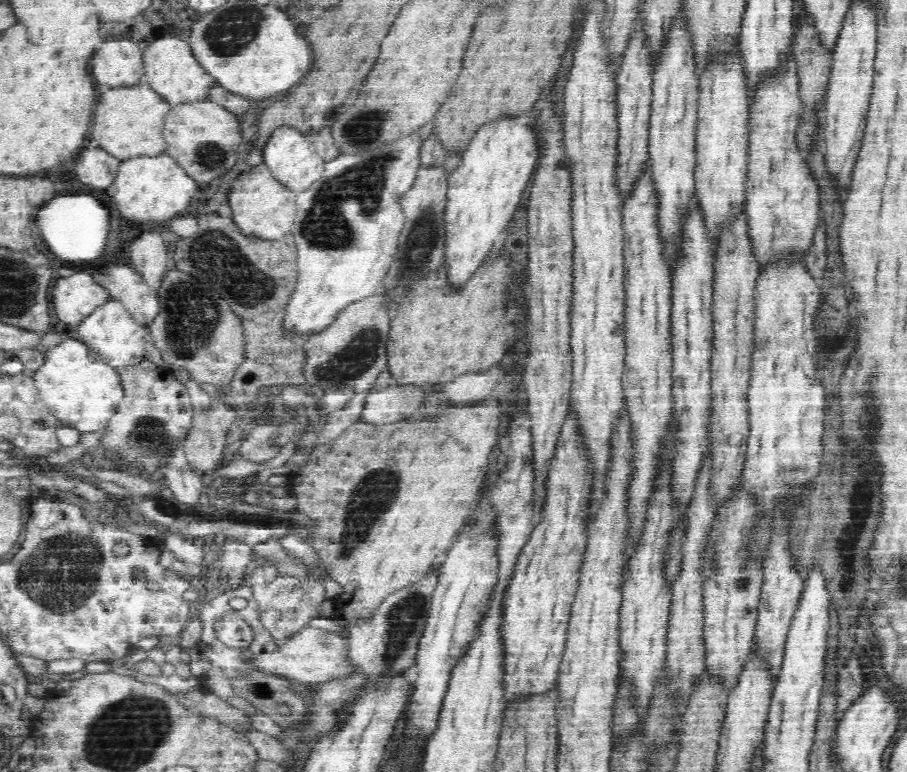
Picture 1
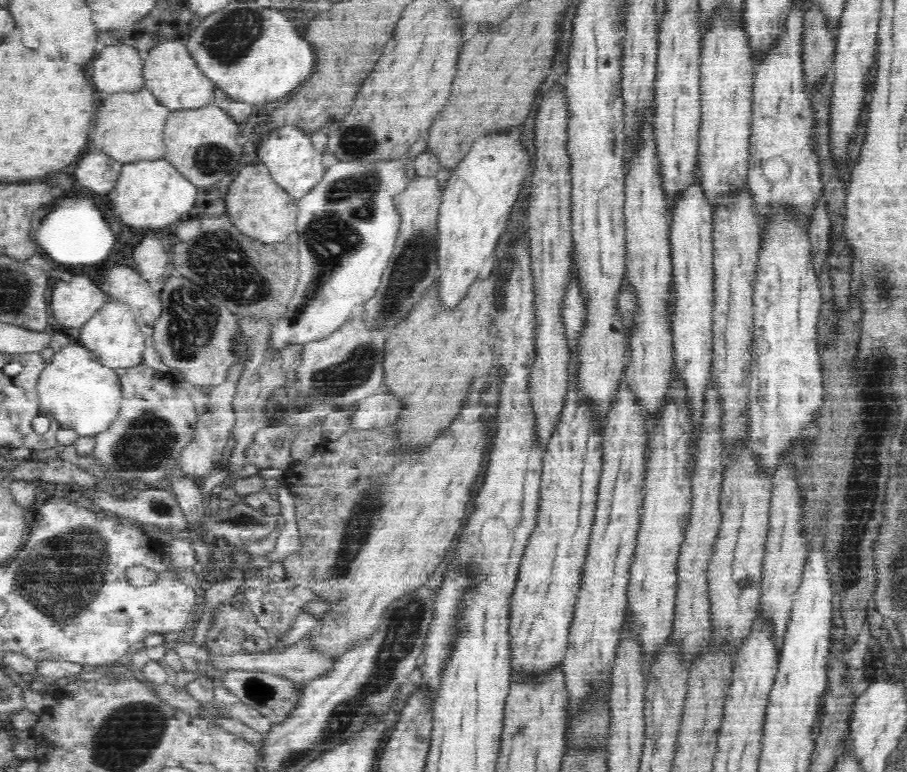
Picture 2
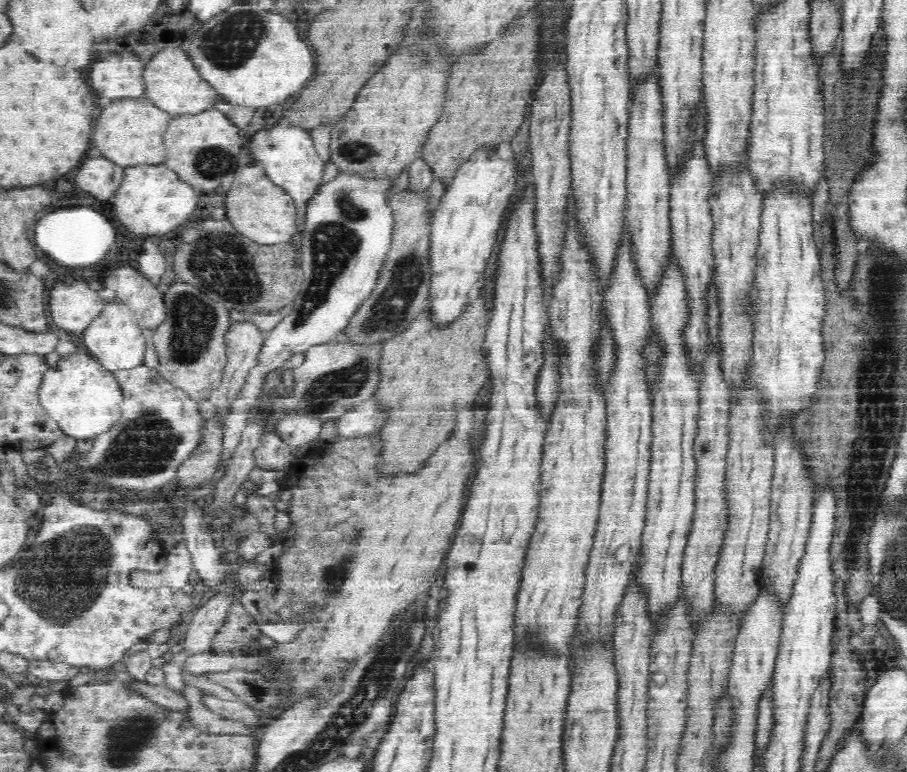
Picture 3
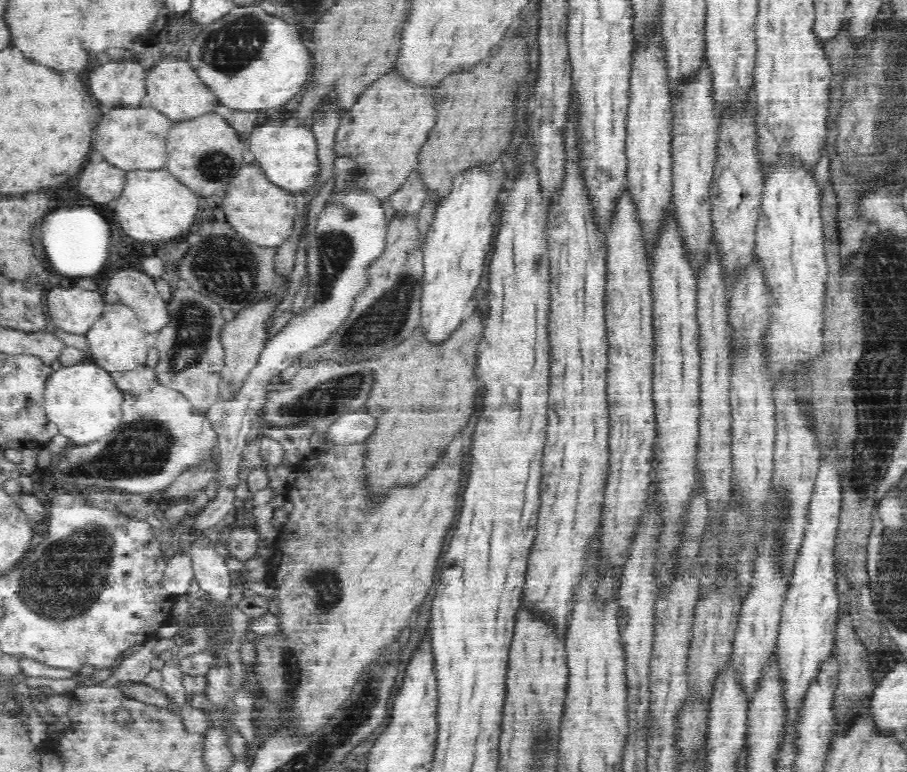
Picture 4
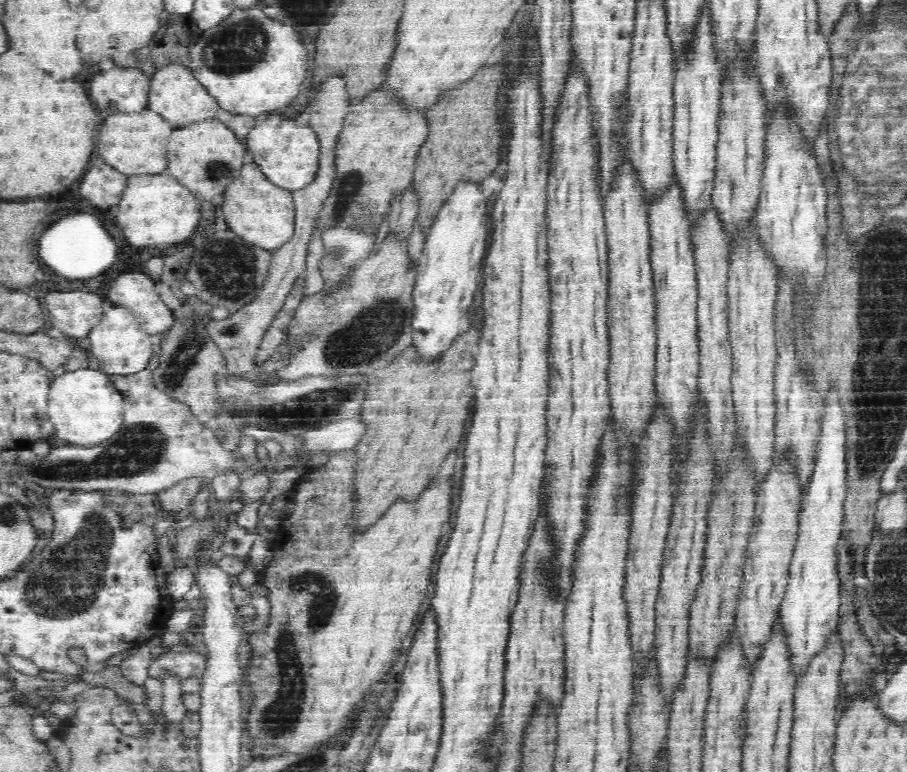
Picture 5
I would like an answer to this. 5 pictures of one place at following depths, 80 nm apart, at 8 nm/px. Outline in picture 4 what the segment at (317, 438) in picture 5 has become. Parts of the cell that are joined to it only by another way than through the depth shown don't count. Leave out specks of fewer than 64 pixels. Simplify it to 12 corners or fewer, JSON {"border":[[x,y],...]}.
{"border":[[365,404],[329,428],[331,444],[362,442],[378,426]]}

